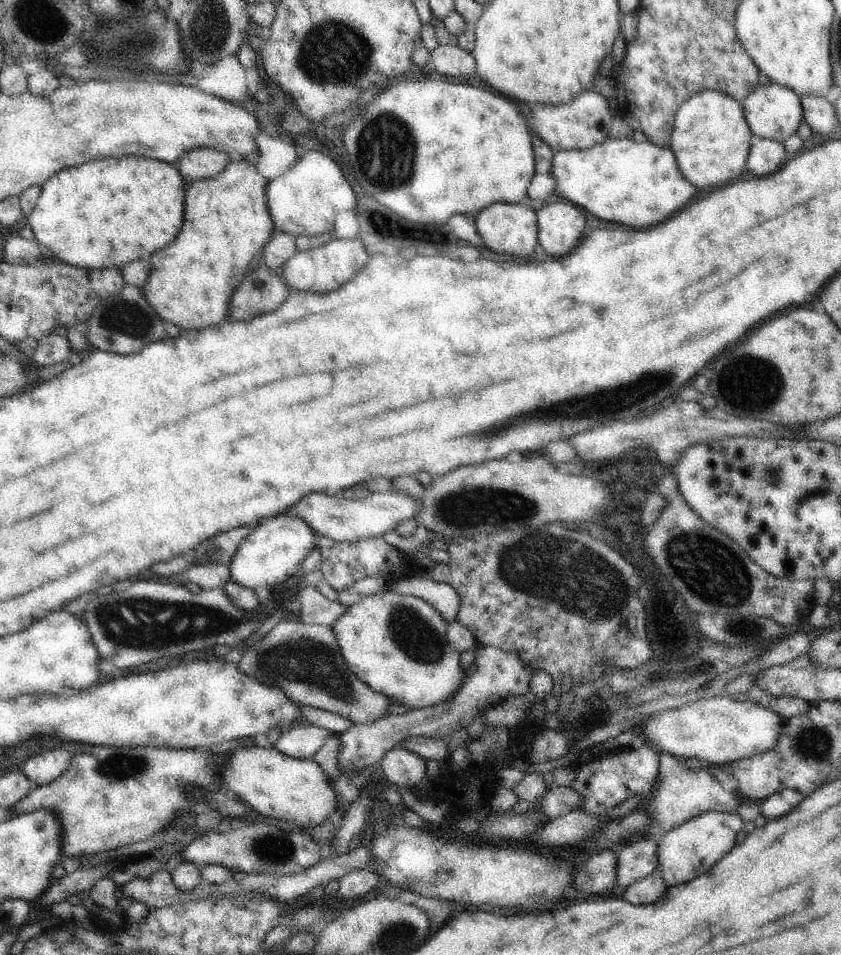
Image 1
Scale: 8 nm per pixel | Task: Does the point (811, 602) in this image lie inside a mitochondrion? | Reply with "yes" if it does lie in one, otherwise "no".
no

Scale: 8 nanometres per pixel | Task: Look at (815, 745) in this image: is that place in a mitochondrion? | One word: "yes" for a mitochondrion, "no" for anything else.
yes

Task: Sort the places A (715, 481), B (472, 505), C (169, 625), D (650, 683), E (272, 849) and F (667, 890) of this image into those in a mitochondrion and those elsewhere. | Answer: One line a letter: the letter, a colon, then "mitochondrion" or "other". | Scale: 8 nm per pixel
A: other
B: mitochondrion
C: mitochondrion
D: mitochondrion
E: mitochondrion
F: other

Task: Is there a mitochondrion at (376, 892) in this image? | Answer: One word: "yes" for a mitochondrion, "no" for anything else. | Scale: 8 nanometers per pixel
no

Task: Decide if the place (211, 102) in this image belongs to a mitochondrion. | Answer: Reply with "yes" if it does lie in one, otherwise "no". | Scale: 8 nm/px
no

